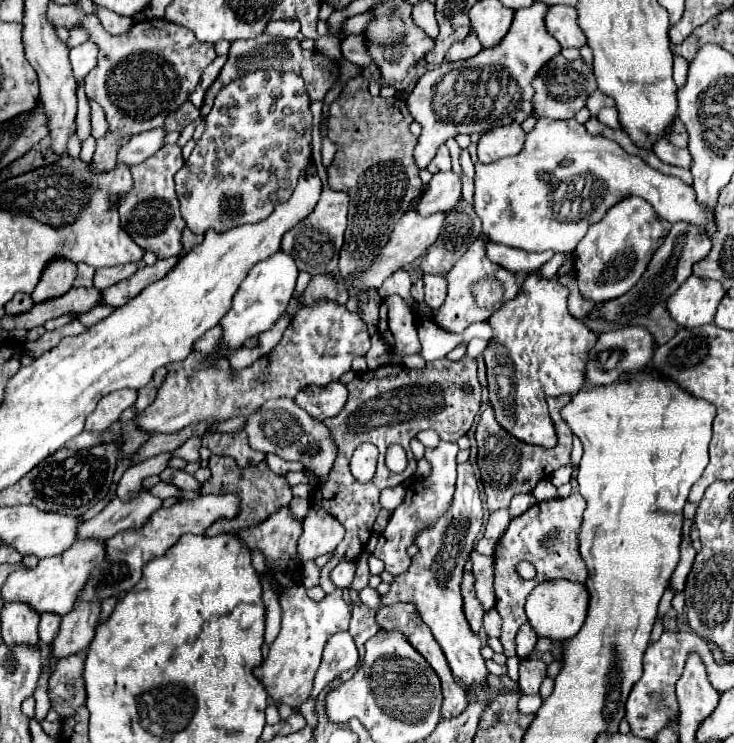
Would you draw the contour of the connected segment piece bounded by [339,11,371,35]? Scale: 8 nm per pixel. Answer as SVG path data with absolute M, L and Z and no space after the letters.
M361 13L361 15L355 15L355 17L349 17L343 21L339 33L345 33L345 35L351 35L351 33L361 33L363 27L367 27L367 23L371 21L371 13Z

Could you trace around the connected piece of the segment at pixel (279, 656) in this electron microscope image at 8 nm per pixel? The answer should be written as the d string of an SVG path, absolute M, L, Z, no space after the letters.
M299 585L299 589L287 589L279 597L279 603L283 609L281 631L271 643L269 657L259 667L255 667L255 677L263 683L275 705L289 705L291 709L299 709L299 705L305 703L311 695L313 679L319 669L327 639L335 633L347 631L351 611L341 597L341 589L335 589L331 595L325 595L325 599L317 603L309 599L305 587Z

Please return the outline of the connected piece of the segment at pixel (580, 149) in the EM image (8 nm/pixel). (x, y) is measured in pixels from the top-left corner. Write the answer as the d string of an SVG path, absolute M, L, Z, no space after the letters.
M539 119L535 129L527 135L525 147L519 155L499 159L489 165L475 163L475 171L477 175L475 175L473 207L479 219L483 221L483 233L493 243L501 243L501 245L509 245L509 247L517 247L533 253L541 253L541 251L573 253L577 243L585 237L587 229L593 223L599 223L605 211L609 211L615 203L631 195L637 195L649 201L657 211L657 215L667 219L669 223L689 221L703 229L715 223L715 217L695 201L695 191L691 185L685 185L677 177L669 177L655 171L639 155L627 153L619 143L611 139L605 139L601 135L589 135L585 125L577 123L575 119L565 119L565 121Z

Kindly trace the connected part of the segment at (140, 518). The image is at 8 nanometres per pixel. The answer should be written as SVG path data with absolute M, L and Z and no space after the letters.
M141 489L131 499L123 501L115 497L97 517L81 523L79 527L79 539L97 537L97 539L109 539L121 531L143 527L145 519L155 513L163 501L149 493L147 489Z

